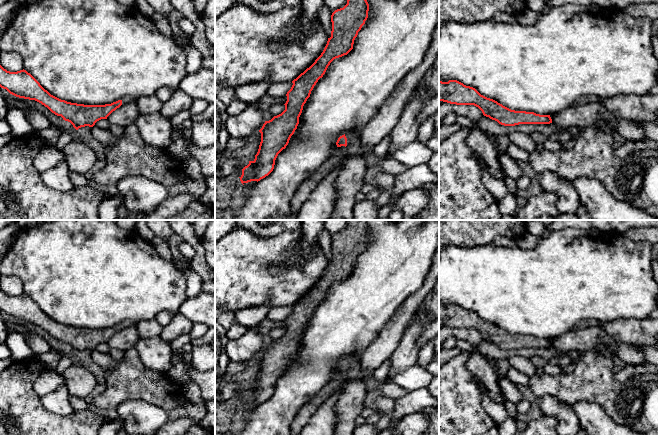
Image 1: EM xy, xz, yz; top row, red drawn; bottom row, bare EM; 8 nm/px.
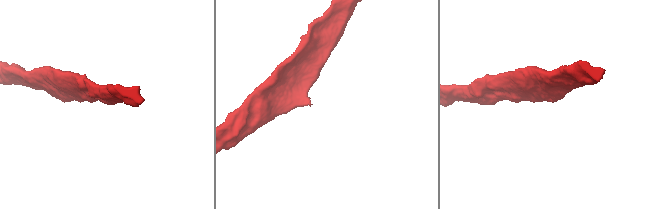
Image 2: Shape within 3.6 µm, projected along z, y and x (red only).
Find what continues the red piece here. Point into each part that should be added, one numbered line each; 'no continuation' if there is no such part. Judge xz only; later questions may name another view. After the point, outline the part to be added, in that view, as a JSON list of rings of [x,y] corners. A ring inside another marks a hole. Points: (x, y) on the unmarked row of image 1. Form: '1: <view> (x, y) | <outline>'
1: xz (353, 366) | [[[348,356],[345,360],[347,362],[347,370],[341,370],[341,372],[346,374],[349,381],[359,377],[360,361],[356,360],[353,356]]]

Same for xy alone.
1: xy (127, 323) | [[[125,320],[125,321],[121,322],[120,324],[122,325],[122,329],[123,329],[123,328],[130,327],[130,326],[135,326],[136,323],[134,323],[131,320]]]

